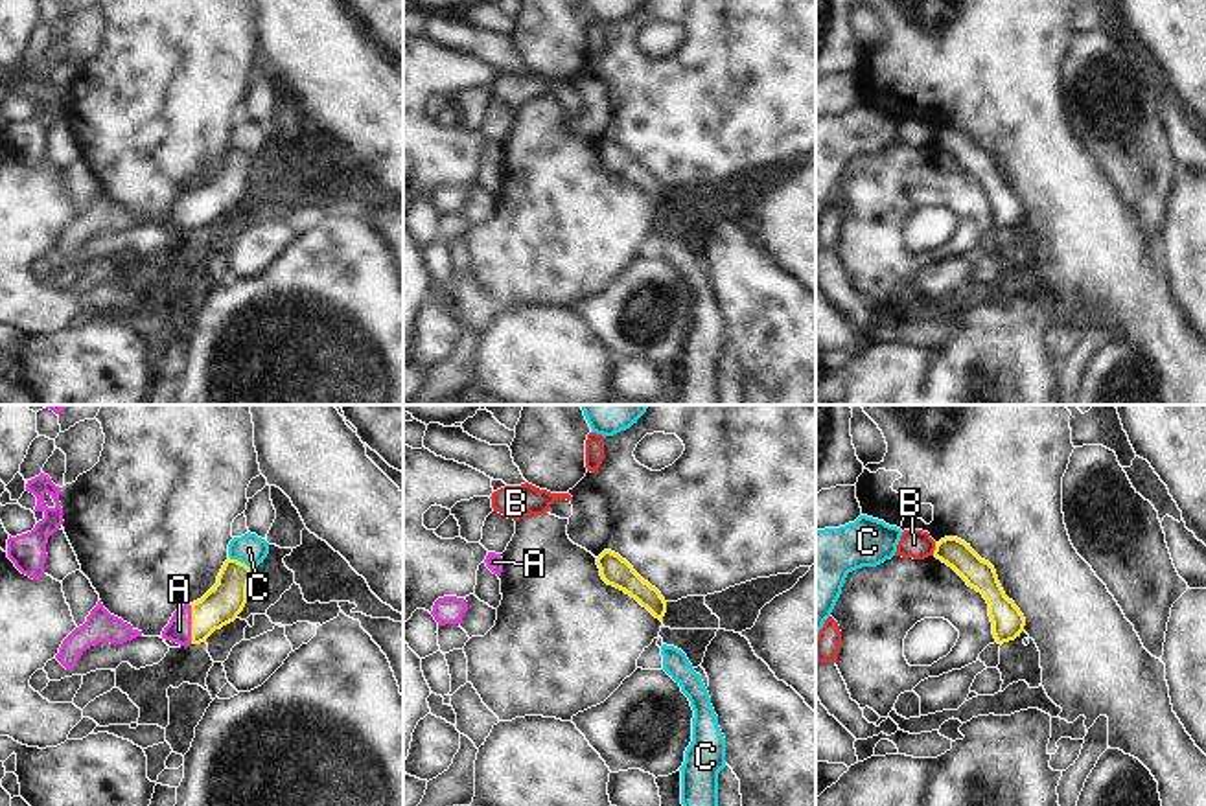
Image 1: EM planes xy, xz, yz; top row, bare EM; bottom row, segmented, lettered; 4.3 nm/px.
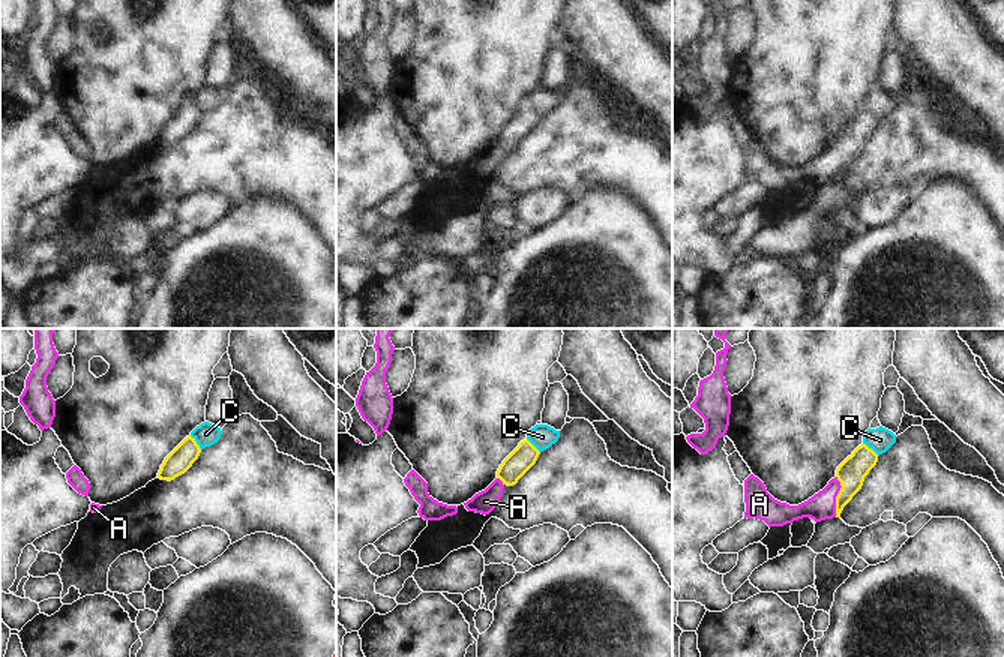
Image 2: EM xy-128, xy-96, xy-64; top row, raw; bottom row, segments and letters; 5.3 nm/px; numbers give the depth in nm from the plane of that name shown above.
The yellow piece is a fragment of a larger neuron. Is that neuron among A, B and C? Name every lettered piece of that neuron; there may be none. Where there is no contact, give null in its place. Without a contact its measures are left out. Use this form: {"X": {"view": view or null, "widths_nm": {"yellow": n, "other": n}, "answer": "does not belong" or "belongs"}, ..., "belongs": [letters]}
{"A": {"view": "xy", "widths_nm": {"yellow": 170, "other": 110}, "answer": "belongs"}, "B": {"view": "yz", "widths_nm": {"yellow": 140, "other": 130}, "answer": "does not belong"}, "C": {"view": "xy", "widths_nm": {"yellow": 170, "other": 140}, "answer": "does not belong"}, "belongs": ["A"]}

